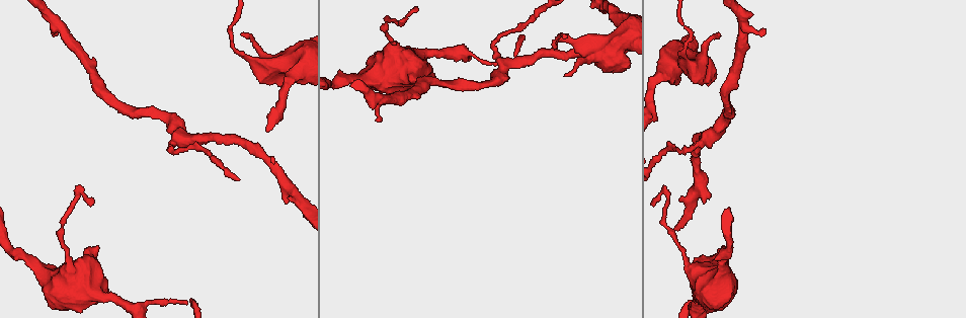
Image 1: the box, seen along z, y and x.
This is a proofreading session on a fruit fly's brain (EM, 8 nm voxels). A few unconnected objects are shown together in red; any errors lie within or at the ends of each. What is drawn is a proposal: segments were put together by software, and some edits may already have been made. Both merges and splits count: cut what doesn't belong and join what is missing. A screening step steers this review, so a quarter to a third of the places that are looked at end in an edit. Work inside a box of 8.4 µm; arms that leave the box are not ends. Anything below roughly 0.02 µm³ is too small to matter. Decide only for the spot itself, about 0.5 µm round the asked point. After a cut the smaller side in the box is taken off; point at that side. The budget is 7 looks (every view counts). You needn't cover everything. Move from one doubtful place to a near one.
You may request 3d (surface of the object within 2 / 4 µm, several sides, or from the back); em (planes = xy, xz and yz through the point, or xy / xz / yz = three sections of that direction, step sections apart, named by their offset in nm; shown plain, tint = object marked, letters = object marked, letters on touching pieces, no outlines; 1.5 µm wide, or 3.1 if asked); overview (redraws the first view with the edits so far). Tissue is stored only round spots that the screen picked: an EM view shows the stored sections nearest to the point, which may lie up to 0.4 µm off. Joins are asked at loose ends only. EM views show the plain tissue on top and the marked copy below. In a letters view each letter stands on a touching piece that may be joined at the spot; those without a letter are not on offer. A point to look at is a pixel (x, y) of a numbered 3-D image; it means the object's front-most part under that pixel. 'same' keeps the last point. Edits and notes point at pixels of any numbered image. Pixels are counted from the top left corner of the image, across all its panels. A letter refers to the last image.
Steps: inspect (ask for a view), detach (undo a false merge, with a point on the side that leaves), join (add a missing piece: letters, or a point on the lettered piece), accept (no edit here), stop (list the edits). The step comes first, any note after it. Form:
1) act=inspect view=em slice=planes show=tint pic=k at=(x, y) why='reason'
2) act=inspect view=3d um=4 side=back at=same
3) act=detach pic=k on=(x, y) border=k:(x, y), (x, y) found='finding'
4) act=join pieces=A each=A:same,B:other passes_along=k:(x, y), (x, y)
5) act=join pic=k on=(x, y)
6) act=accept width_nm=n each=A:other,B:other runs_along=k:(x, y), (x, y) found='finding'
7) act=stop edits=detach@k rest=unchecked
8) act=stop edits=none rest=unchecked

act=inspect view=em slice=yz step=8 show=tint pic=1 at=(719, 33) why='branch stops here'

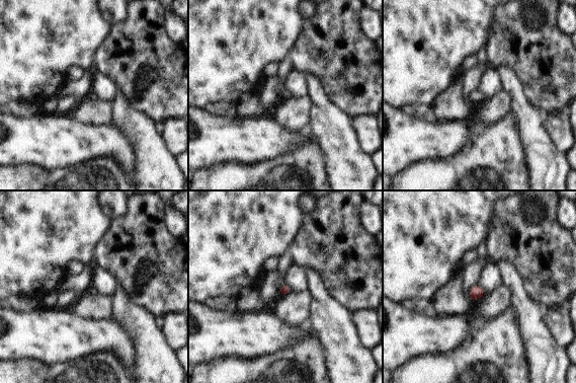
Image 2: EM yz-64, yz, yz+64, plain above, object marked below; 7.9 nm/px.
act=inspect view=em slice=planes show=letters at=same why='another direction'

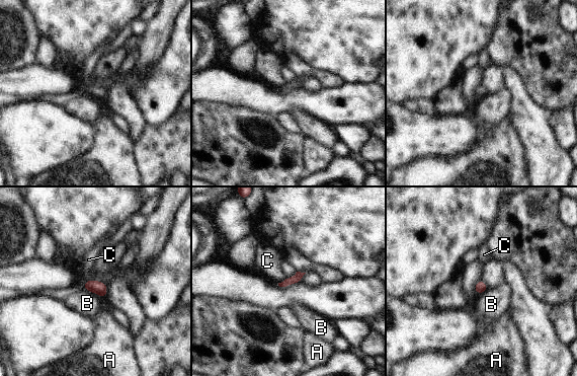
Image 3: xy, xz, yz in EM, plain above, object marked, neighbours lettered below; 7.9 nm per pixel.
act=accept longest_contact=B:170nm each=A:other,B:other,C:other border=3:(285, 277), (278, 283) found='none of them fits'

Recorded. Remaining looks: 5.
act=inspect view=3d um=4 pic=1 at=(763, 29) why='free end'

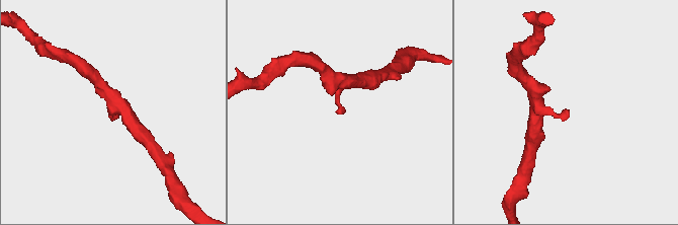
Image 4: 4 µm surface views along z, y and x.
act=inspect view=em slice=planes show=tint pic=4 at=(337, 110) why='need the tissue'

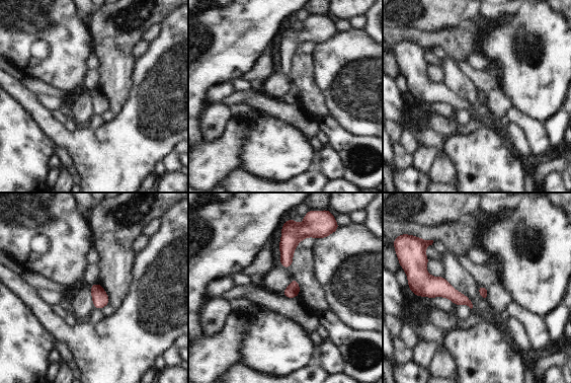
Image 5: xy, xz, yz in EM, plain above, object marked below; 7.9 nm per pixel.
act=inspect view=em slice=planes show=letters at=same why='what lies round it'

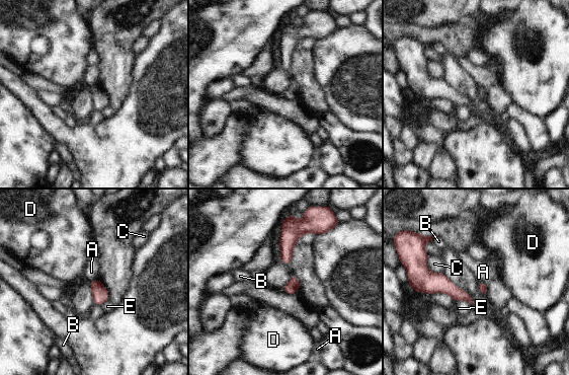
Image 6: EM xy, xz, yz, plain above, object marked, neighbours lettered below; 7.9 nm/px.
act=accept each=A:other,B:other,C:other,D:other,E:other border=6:(479, 280), (486, 284) found='no lettered piece goes on from it'

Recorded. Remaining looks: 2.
act=inspect view=em slice=planes show=letters pic=1 at=(426, 54) why='thick turns thin'

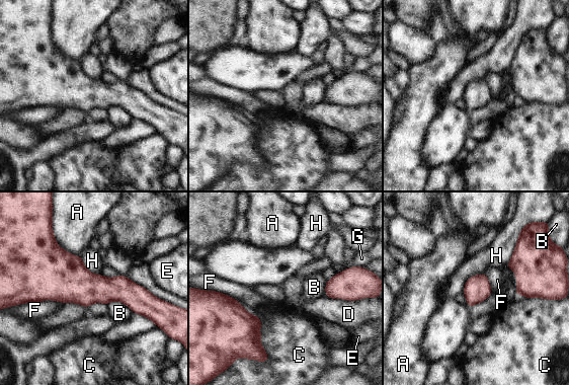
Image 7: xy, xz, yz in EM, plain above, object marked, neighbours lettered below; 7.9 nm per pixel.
act=accept width_nm=220 each=A:other,B:other,C:other,D:other,E:other,F:other,G:other,H:other border=7:(63, 303), (43, 300), (21, 304) found='continuous, no second neuron'

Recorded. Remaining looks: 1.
act=stop edits=none rest=unchecked

